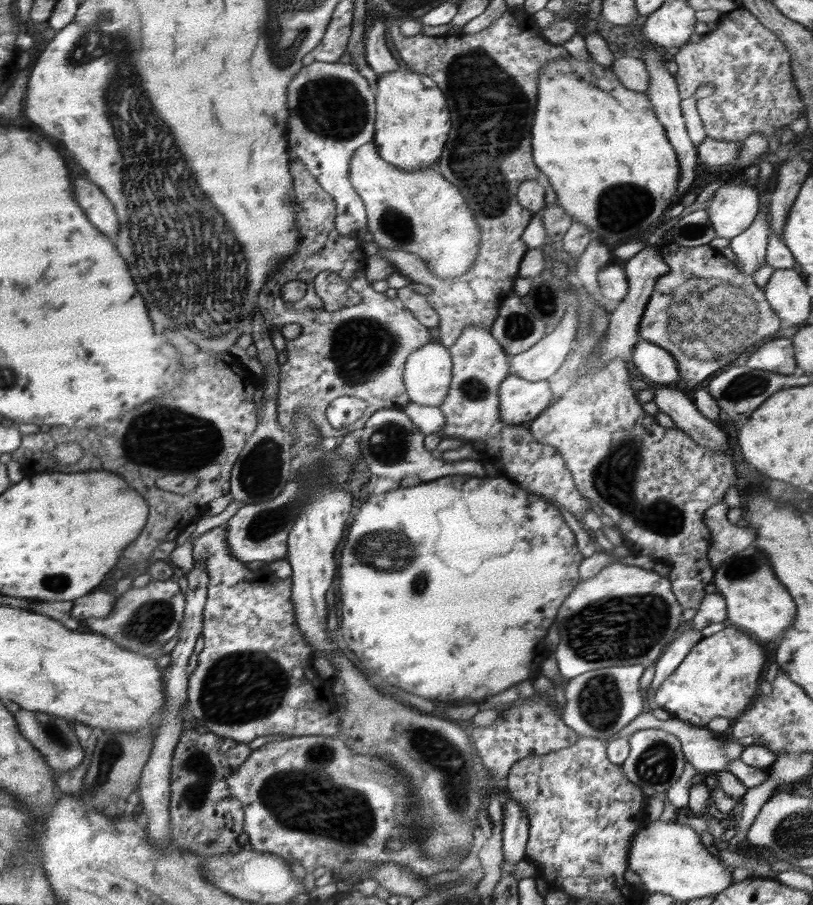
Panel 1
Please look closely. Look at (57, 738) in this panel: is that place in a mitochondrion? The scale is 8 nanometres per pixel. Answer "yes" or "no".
yes

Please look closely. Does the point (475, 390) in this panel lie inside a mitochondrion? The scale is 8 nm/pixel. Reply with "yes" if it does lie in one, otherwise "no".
yes

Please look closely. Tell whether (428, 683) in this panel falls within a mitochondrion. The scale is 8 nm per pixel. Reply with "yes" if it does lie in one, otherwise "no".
no

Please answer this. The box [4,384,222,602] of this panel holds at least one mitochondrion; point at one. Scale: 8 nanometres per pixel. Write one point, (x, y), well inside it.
(54, 583)

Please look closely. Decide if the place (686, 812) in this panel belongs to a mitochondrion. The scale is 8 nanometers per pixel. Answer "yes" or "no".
no

